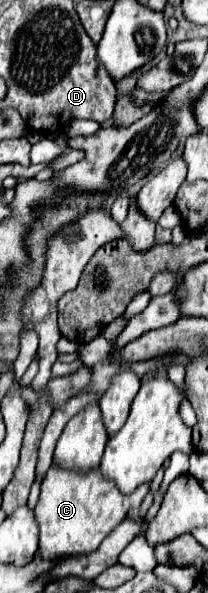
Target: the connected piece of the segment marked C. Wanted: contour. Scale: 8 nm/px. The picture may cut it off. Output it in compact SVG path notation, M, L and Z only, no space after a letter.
M51 466L45 480L41 482L41 494L35 506L35 518L39 524L39 556L43 560L57 560L61 556L79 556L93 552L103 542L103 538L109 536L127 518L127 512L131 508L141 506L147 488L149 486L145 484L145 490L137 490L133 496L125 496L117 492L117 486L113 482L101 480L101 476L97 476L97 470L87 472L85 476L73 476L73 472L57 472L57 468Z

